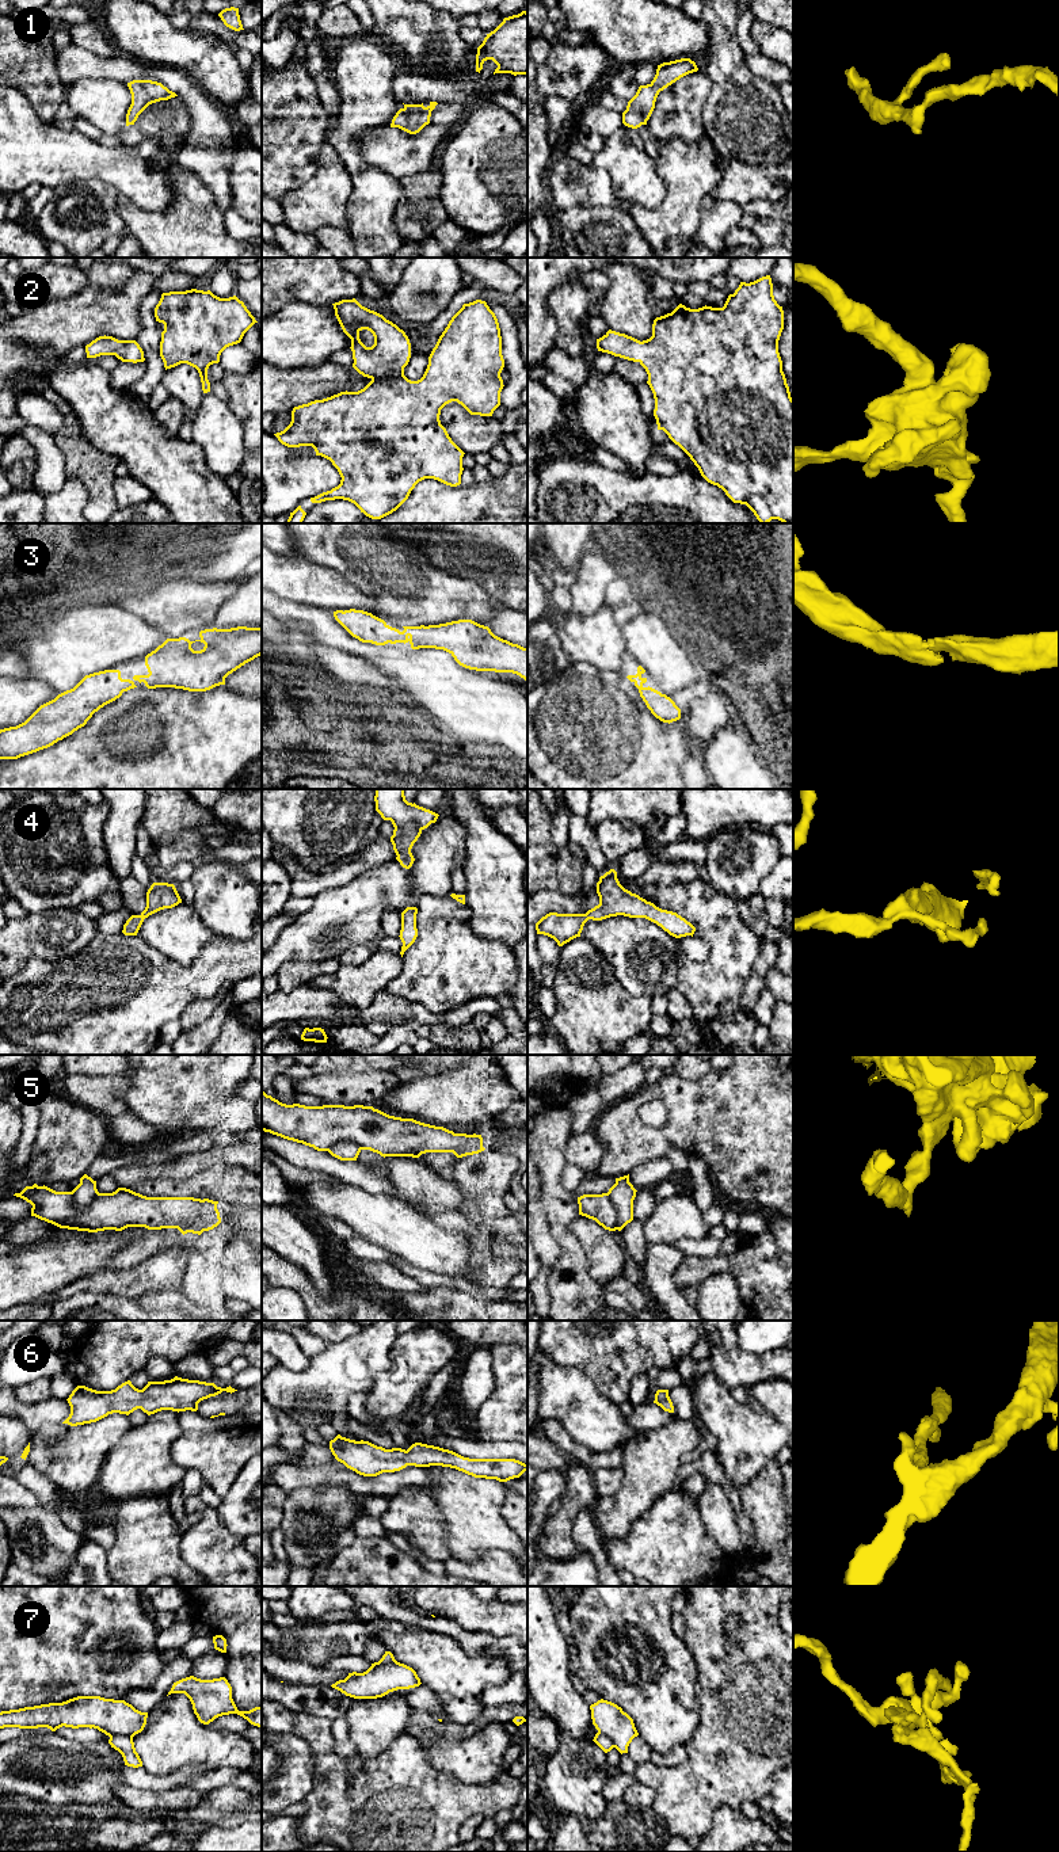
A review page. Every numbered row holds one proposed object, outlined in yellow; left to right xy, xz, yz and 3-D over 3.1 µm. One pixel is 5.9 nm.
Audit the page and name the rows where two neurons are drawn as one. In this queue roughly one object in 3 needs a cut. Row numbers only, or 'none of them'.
5, 7

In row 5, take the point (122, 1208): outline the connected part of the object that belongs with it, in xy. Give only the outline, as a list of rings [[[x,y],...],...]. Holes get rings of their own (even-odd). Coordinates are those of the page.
[[[37,1184],[26,1186],[20,1193],[15,1193],[14,1196],[33,1205],[31,1216],[60,1228],[66,1228],[71,1224],[77,1231],[122,1231],[127,1227],[145,1227],[148,1230],[178,1228],[183,1235],[187,1232],[201,1235],[203,1231],[213,1230],[221,1223],[217,1209],[218,1201],[194,1197],[146,1197],[126,1188],[118,1188],[113,1193],[99,1193],[85,1207],[75,1205],[71,1192],[56,1192]]]

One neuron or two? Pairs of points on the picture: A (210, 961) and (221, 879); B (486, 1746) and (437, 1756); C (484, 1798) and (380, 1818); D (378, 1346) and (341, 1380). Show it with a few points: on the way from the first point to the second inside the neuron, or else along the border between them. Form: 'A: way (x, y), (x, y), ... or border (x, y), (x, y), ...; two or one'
A: border (216, 934), (247, 938); two
B: way (473, 1756), (449, 1756); one
C: way (458, 1801), (440, 1802), (406, 1813); one
D: way (369, 1349), (347, 1371); one

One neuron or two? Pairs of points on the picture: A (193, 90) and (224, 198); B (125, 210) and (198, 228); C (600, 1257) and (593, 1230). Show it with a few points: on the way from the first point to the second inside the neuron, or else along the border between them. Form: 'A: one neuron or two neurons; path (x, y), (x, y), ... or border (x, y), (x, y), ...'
A: one neuron; path (208, 117), (212, 124), (212, 166), (214, 171)
B: one neuron; path (143, 225), (147, 228), (181, 228)
C: one neuron; path (600, 1250), (600, 1245), (593, 1237)

